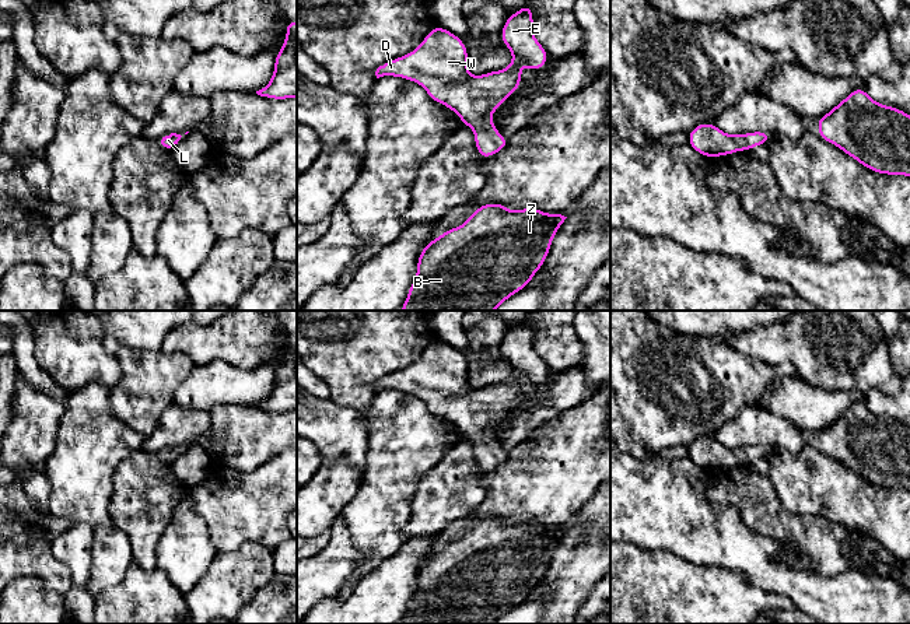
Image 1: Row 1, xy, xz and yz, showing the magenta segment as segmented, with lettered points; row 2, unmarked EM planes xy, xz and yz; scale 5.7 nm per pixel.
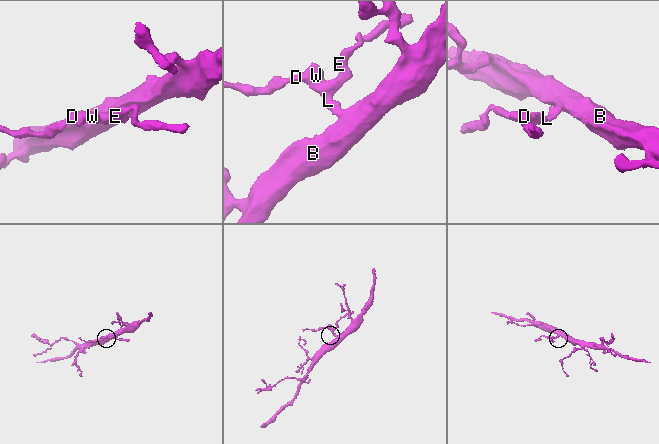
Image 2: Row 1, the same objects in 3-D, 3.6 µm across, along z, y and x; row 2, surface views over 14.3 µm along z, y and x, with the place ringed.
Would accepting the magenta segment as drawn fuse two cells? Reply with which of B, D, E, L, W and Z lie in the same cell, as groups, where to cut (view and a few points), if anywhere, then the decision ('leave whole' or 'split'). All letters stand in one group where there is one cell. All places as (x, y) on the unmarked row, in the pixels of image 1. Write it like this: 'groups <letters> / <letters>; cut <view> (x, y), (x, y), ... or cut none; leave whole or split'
groups B D E L W Z; cut none; leave whole

